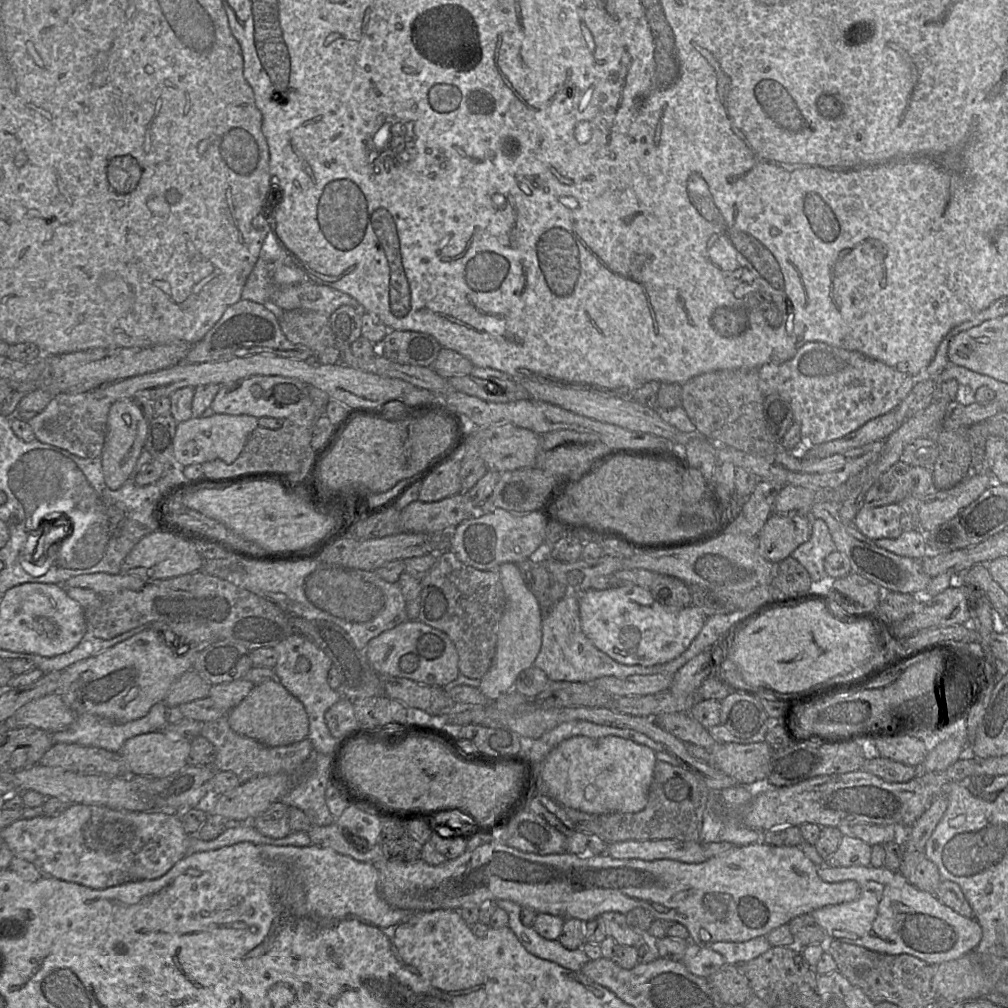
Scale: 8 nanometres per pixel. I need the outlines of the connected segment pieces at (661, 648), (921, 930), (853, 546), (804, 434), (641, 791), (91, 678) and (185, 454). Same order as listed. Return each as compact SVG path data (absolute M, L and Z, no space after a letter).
M621 585L597 591L588 589L578 596L583 633L594 646L624 665L653 666L669 662L688 649L707 617L698 608L668 608L659 604L649 589Z
M821 865L818 867L818 875L824 881L828 883L836 883L842 882L846 880L854 880L856 881L860 888L861 893L859 897L848 903L841 903L837 905L828 905L821 908L818 908L811 912L811 915L814 917L816 922L823 928L828 940L838 940L841 942L846 942L848 944L858 945L865 947L871 951L875 951L882 954L888 955L900 955L900 954L908 954L912 955L918 959L923 960L929 965L936 966L943 962L951 961L960 958L963 955L966 955L975 950L975 948L979 945L982 940L982 928L980 925L973 919L964 917L951 908L944 905L940 902L934 894L930 894L928 892L919 890L918 888L911 885L904 876L902 876L899 872L891 871L887 867L873 867L873 866L852 866L852 867L828 867L825 865Z
M830 501L814 503L811 507L810 516L811 519L821 519L827 524L836 545L836 551L841 552L849 560L852 573L877 584L884 592L925 593L933 578L923 571L920 561L902 557L880 548L873 540L864 536L854 525L845 525L841 520L837 504Z
M820 341L805 343L792 358L785 362L767 363L757 369L762 394L766 396L779 393L790 402L793 421L800 426L802 447L816 446L841 438L867 421L893 411L907 397L918 379L860 352Z
M614 735L601 738L573 736L557 745L539 764L542 794L546 794L563 807L573 808L588 814L614 812L636 813L648 802L648 793L656 764L655 751L632 740Z
M145 629L119 642L100 654L80 660L62 671L57 692L64 703L77 715L93 714L115 723L126 723L147 714L152 706L164 700L170 686L186 671L191 670L196 654L201 650L189 647L184 653L177 653L177 647L167 643L155 630Z
M216 414L211 417L192 417L178 423L173 442L173 453L178 463L188 466L213 460L233 463L242 452L248 436L258 427L258 418L250 415Z

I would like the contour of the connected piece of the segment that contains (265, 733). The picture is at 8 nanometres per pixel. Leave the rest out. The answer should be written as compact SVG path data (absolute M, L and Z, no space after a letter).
M276 678L255 685L249 694L229 711L228 722L236 733L271 747L301 741L309 732L309 719L303 703Z

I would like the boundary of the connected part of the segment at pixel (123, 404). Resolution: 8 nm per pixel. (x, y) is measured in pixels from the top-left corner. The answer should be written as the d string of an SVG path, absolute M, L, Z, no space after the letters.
M120 399L112 403L107 419L107 434L101 454L106 485L111 490L119 489L130 477L146 440L149 421L145 418L136 401Z

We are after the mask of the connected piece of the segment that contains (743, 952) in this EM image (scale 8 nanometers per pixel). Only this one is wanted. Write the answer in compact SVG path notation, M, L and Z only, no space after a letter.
M759 936L744 942L715 942L709 947L722 955L726 964L735 966L739 962L748 963L772 946L765 936Z

